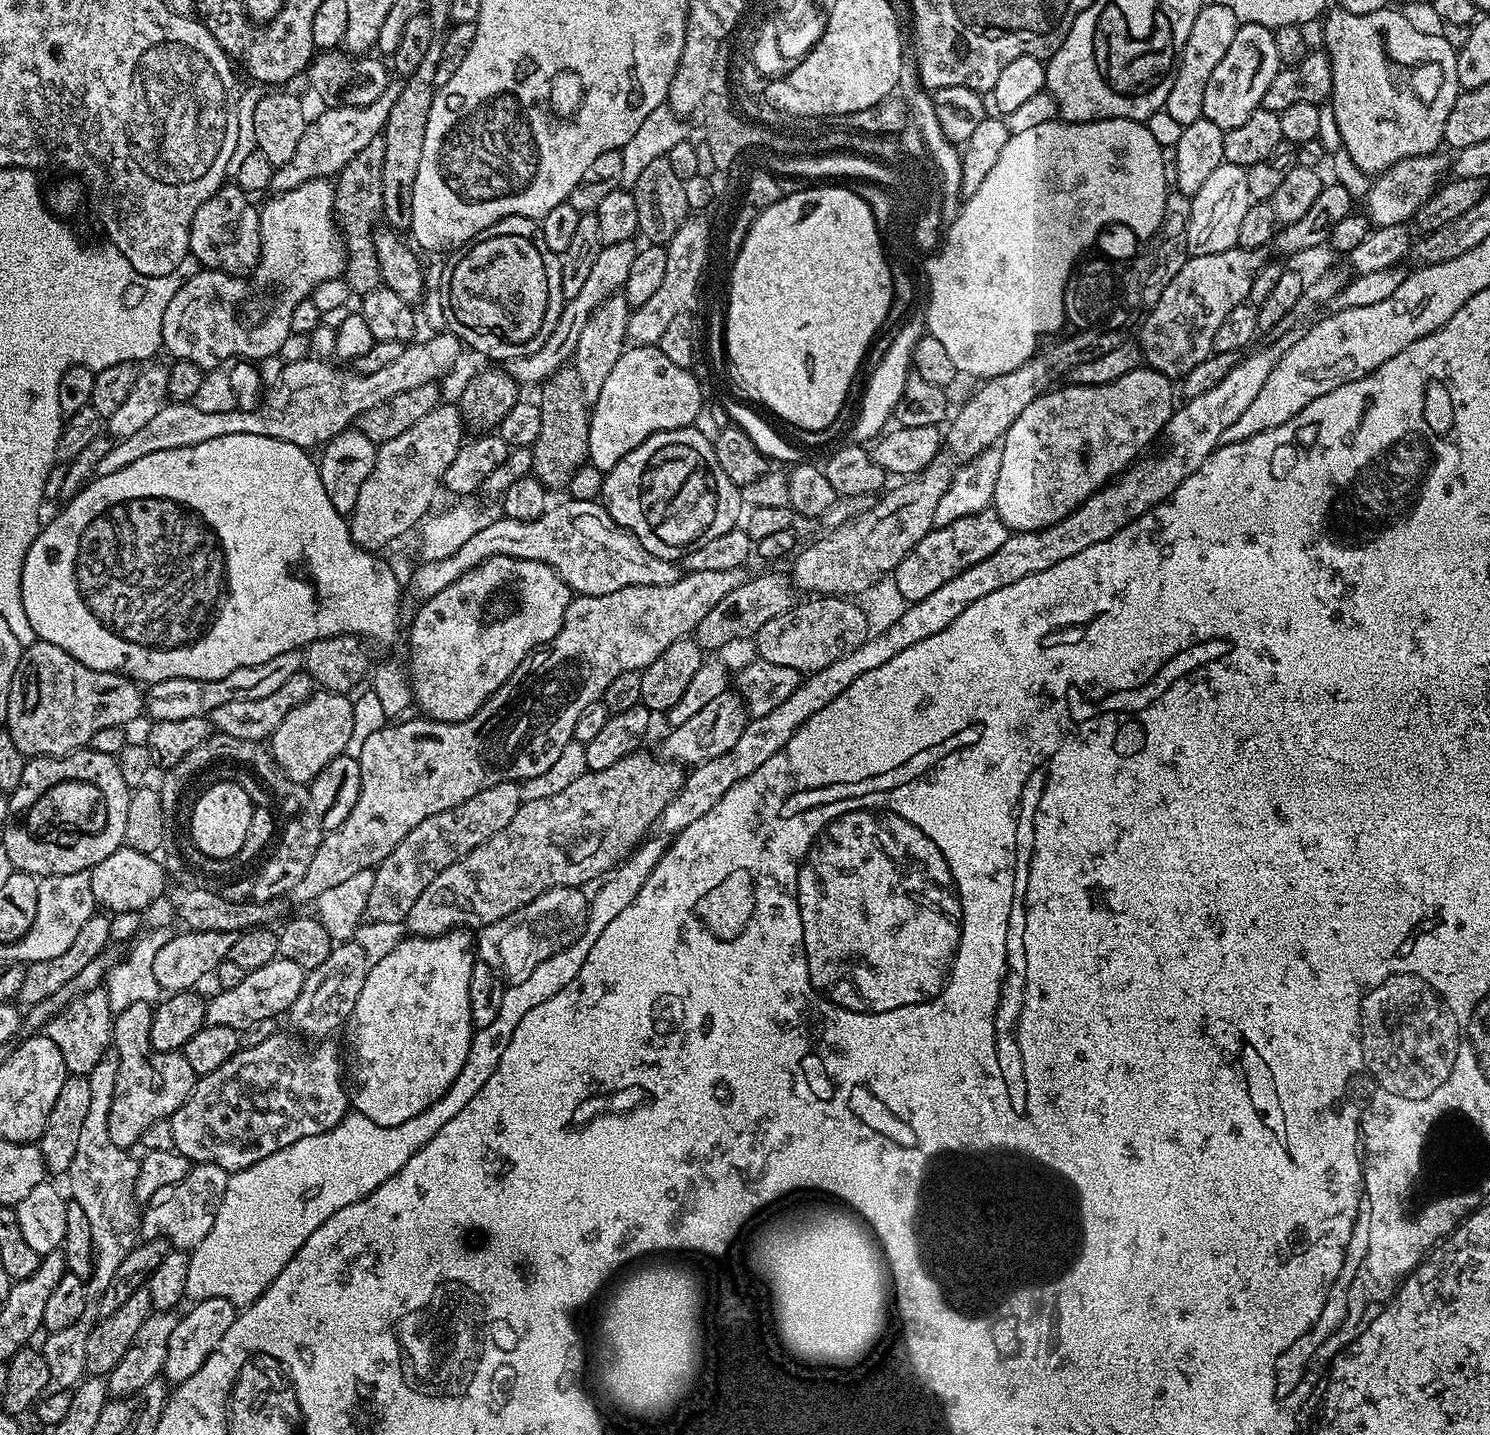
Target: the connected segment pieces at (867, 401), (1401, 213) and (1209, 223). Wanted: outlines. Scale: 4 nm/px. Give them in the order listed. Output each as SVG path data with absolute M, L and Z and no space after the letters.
M913 311L901 324L898 334L890 344L890 348L883 355L883 360L878 364L878 369L868 379L867 388L863 398L860 400L860 407L851 430L849 438L853 443L866 444L877 439L887 427L886 422L893 417L898 399L902 396L906 378L911 371L912 351L926 332L926 316L923 311Z
M1437 150L1431 156L1411 156L1390 166L1371 181L1371 188L1366 195L1366 215L1375 227L1408 224L1415 217L1420 207L1436 193L1436 189L1449 175L1450 160L1442 153Z
M1220 164L1217 170L1206 178L1205 185L1191 197L1191 210L1186 214L1185 229L1200 230L1202 238L1198 246L1199 254L1222 253L1239 243L1238 232L1243 215L1252 203L1249 186L1246 183L1247 169L1233 164Z

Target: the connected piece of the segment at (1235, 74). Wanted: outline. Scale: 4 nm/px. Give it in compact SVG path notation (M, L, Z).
M1241 24L1234 34L1234 42L1230 42L1230 50L1226 50L1222 62L1218 62L1214 74L1210 74L1210 82L1206 82L1206 98L1202 98L1203 119L1227 130L1242 126L1242 122L1254 114L1270 82L1274 82L1274 74L1278 74L1282 67L1278 46L1274 46L1275 37L1273 29L1261 24Z

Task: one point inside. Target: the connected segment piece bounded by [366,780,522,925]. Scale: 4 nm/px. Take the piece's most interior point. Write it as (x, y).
(443, 839)

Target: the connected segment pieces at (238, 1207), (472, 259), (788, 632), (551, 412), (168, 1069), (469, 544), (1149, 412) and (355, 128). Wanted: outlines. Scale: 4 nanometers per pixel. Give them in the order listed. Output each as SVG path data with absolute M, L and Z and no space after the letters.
M579 936L573 944L565 944L559 952L546 958L546 962L538 962L538 966L530 970L526 982L508 984L504 989L501 1009L498 1010L494 1022L490 1022L490 1026L485 1028L475 1029L470 1054L466 1058L466 1066L462 1066L450 1090L446 1090L446 1094L442 1094L442 1098L438 1098L438 1102L434 1102L422 1114L402 1122L402 1126L390 1126L389 1128L379 1128L365 1116L349 1114L338 1126L322 1133L321 1136L302 1138L270 1154L270 1158L262 1158L262 1162L246 1170L231 1173L225 1197L222 1198L221 1205L218 1207L214 1226L210 1226L210 1234L202 1238L198 1247L191 1249L188 1257L190 1270L186 1274L187 1299L195 1302L217 1296L226 1298L231 1304L237 1306L253 1304L270 1286L270 1282L274 1282L274 1278L282 1274L286 1262L290 1262L290 1258L298 1254L302 1242L306 1242L306 1238L310 1238L310 1234L314 1234L314 1230L318 1230L318 1226L322 1226L326 1218L330 1218L331 1214L336 1213L343 1206L352 1205L369 1196L382 1182L386 1182L387 1178L398 1174L398 1170L402 1170L402 1166L410 1162L415 1152L434 1134L438 1134L438 1130L442 1130L442 1126L446 1126L446 1122L450 1122L454 1114L462 1111L466 1102L470 1102L470 1098L474 1098L474 1094L478 1094L482 1086L486 1086L490 1074L498 1070L498 1058L502 1058L514 1034L514 1026L522 1022L522 1017L527 1011L546 1002L546 998L554 998L558 990L562 990L570 983L578 974L578 970L582 970L582 962L586 962L586 954L590 954L592 945L590 939L585 940L583 936Z
M505 216L504 219L491 224L486 230L482 230L473 240L463 244L462 247L455 249L447 257L445 274L442 276L442 282L438 287L439 302L445 314L445 325L447 331L453 332L461 345L473 348L476 352L481 352L484 356L489 356L492 362L507 362L517 360L523 356L534 354L543 344L554 334L554 326L564 309L564 295L562 294L562 270L560 269L560 256L546 246L546 238L542 238L540 225L530 216Z
M816 596L801 599L793 608L786 610L786 614L770 619L762 626L755 640L759 659L774 665L790 666L801 674L811 674L858 650L869 635L866 615L855 599Z
M570 364L545 380L539 392L541 429L531 447L532 472L547 488L563 487L568 478L588 460L590 402L585 398L576 368Z
M135 1002L134 1005L127 1006L126 1010L115 1013L114 1016L112 1044L114 1051L118 1054L118 1078L114 1082L114 1098L110 1102L108 1129L110 1140L119 1148L135 1149L140 1144L142 1134L146 1134L146 1130L150 1130L154 1122L169 1119L185 1104L188 1097L192 1095L192 1091L196 1089L198 1077L194 1074L194 1070L190 1070L190 1062L186 1062L183 1051L159 1052L152 1048L150 1022L153 1011L151 1003Z
M565 499L565 504L553 503L547 512L530 522L518 522L514 518L501 515L500 520L491 519L486 527L478 530L478 534L467 540L463 546L458 546L450 558L425 560L418 564L416 573L412 576L412 588L420 595L421 601L434 598L434 594L442 594L446 586L458 582L462 574L474 570L482 562L495 556L509 556L548 564L568 583L573 593L581 596L597 596L598 594L614 594L614 590L622 590L626 586L670 586L670 582L678 582L682 575L682 568L675 560L658 558L658 554L650 554L630 533L618 526L610 518L603 503L594 500Z
M1141 366L1102 386L1068 382L1034 398L1034 402L1014 418L1000 444L1002 467L994 485L991 507L996 509L1006 527L1012 532L1033 532L1054 526L1086 503L1105 484L1117 479L1141 455L1139 452L1159 432L1161 435L1167 429L1174 411L1172 384L1173 381L1161 372Z
M390 82L382 94L374 102L362 106L344 105L325 107L324 113L316 121L309 123L304 129L302 138L294 150L294 158L290 162L279 165L272 173L270 185L273 193L279 194L294 190L294 186L302 186L307 180L323 180L335 177L376 136L383 133L386 118L390 118L390 109L394 107L400 93L400 84Z

